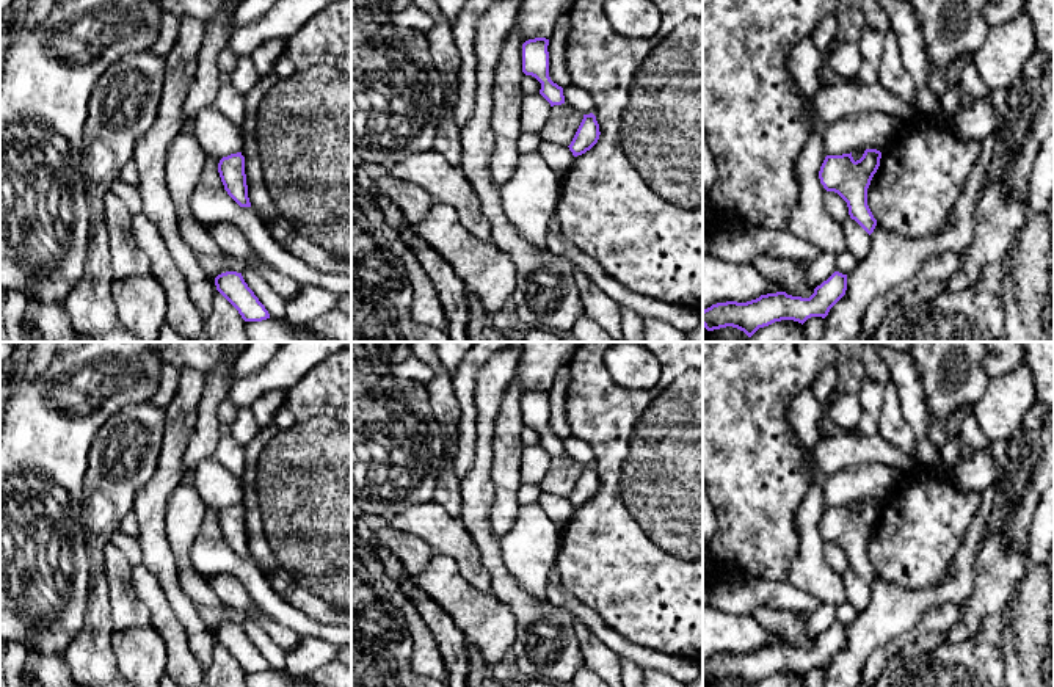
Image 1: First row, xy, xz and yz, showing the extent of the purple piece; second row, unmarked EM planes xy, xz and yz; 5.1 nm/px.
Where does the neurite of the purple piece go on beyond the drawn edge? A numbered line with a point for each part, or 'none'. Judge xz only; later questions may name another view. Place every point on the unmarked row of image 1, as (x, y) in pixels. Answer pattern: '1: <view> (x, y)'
none

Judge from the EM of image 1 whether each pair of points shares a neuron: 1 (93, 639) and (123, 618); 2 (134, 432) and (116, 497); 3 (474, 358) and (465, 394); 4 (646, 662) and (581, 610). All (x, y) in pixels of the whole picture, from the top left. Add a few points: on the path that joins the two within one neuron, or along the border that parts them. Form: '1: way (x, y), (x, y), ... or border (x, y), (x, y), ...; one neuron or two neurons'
1: border (109, 590), (110, 620), (115, 628); two neurons
2: way (126, 447), (116, 469), (116, 482); one neuron
3: way (468, 367), (465, 385); one neuron
4: way (631, 651), (596, 625); one neuron

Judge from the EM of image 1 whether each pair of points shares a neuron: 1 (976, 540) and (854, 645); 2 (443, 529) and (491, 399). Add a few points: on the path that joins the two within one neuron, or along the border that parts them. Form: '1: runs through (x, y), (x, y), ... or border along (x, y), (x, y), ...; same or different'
1: runs through (960, 574), (941, 593), (896, 609), (888, 615); same
2: border along (458, 518), (479, 549); different

